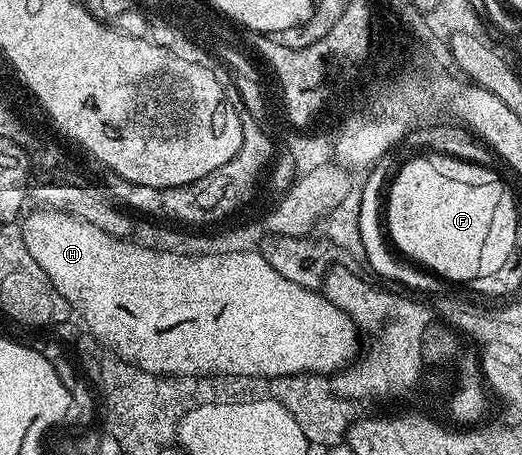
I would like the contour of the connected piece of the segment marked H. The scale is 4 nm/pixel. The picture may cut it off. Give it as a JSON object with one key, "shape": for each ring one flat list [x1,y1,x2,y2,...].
{"shape":[[35,209,35,214,25,215,26,223,21,223,22,239,32,252,32,260,48,272,48,278,55,278,61,294,66,294,68,301,74,302,75,311,82,310,87,319,85,329,100,340,104,340,108,348,116,352,127,353,127,357,140,360,141,364,185,373,213,373,223,371,237,374,268,374,271,378,292,376,293,374,337,375,359,357,358,338,360,331,355,326,351,315,341,310,334,302,329,302,318,290,309,290,300,284,292,284,292,280,284,280,268,260,257,249,248,252,224,252,223,254,177,254,155,250,153,246,139,246,137,241,123,240,108,236,108,232,100,232,96,224,88,224,76,216,66,214,62,210]]}

